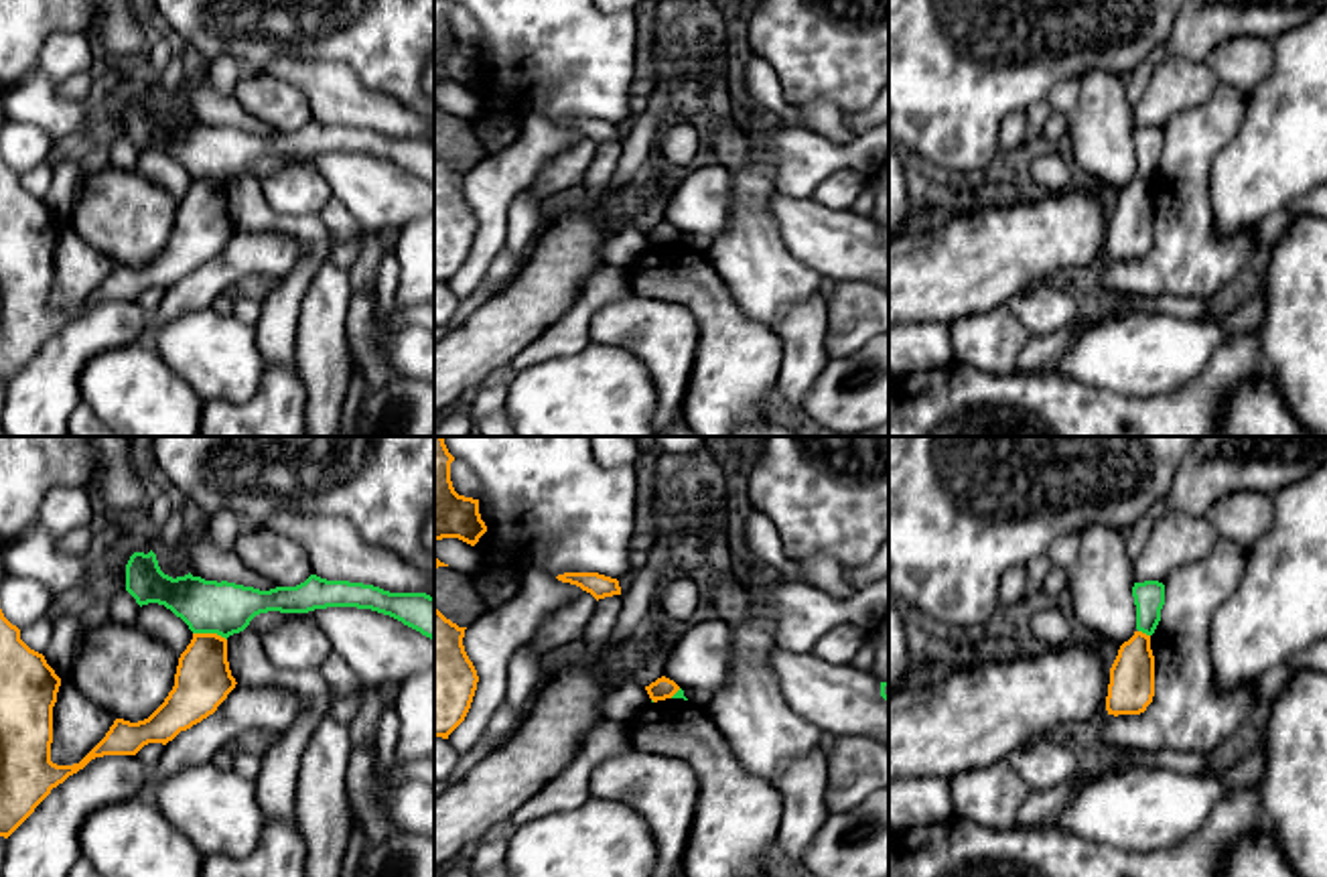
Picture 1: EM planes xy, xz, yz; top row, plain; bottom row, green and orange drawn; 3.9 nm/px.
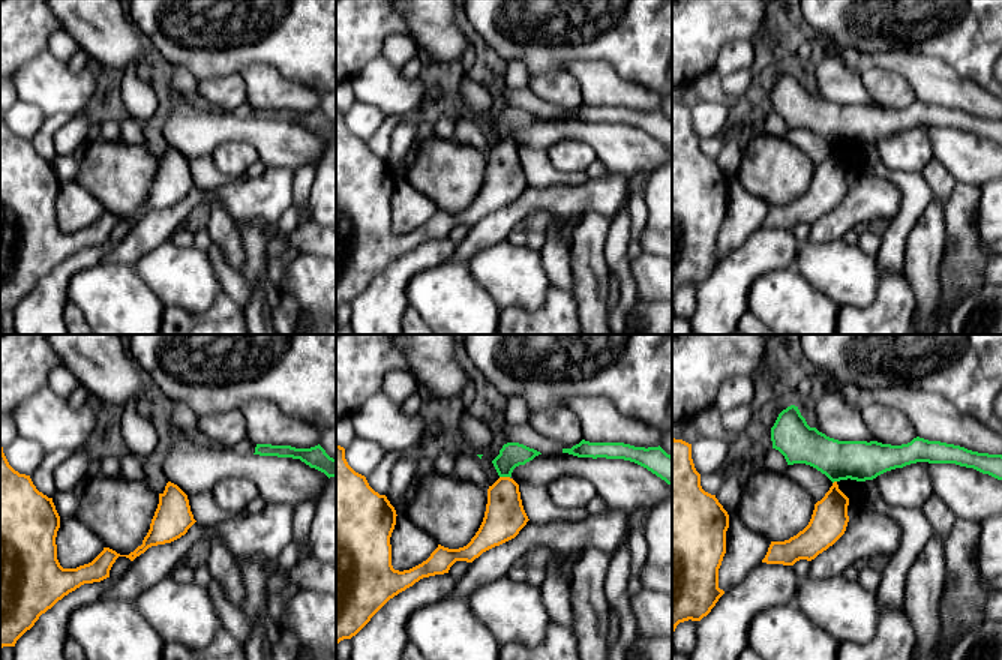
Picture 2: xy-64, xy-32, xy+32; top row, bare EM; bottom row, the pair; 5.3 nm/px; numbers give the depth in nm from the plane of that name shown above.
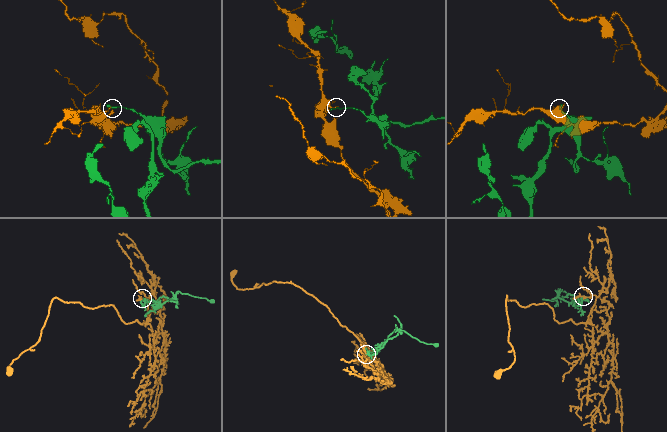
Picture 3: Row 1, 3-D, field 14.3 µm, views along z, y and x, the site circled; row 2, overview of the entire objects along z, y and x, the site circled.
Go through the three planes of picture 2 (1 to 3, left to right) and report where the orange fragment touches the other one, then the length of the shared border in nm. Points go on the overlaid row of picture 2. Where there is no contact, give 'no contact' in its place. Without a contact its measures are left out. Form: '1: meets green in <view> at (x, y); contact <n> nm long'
1: no contact
2: meets green in xy-32 at (504, 476); contact 60 nm long
3: meets green in xy+32 at (834, 480); contact 30 nm long

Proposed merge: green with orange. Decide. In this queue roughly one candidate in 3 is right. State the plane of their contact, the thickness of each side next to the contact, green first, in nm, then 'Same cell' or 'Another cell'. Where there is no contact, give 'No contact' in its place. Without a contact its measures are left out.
Touches green in xy. Thickness 220 nm (green) against 220 nm. Another cell

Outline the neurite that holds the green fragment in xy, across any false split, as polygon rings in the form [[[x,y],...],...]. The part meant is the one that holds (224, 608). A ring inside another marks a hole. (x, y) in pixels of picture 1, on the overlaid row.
[[[134,552],[126,564],[126,591],[136,603],[158,603],[181,617],[193,633],[229,637],[268,611],[308,613],[327,607],[357,607],[390,615],[434,639],[434,597],[426,593],[390,593],[373,585],[327,581],[310,575],[296,587],[260,591],[227,581],[168,577],[156,554]]]

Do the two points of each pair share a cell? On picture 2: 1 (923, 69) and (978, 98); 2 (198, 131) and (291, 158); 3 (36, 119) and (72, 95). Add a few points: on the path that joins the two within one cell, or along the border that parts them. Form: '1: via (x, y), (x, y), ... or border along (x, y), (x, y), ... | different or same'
1: via (936, 83), (965, 95) | same
2: via (221, 131), (254, 131), (269, 137) | same
3: border along (18, 98), (36, 105), (45, 119) | different

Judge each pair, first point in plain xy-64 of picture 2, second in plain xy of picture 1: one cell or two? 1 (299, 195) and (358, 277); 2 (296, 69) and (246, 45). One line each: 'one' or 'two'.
1: two
2: one

